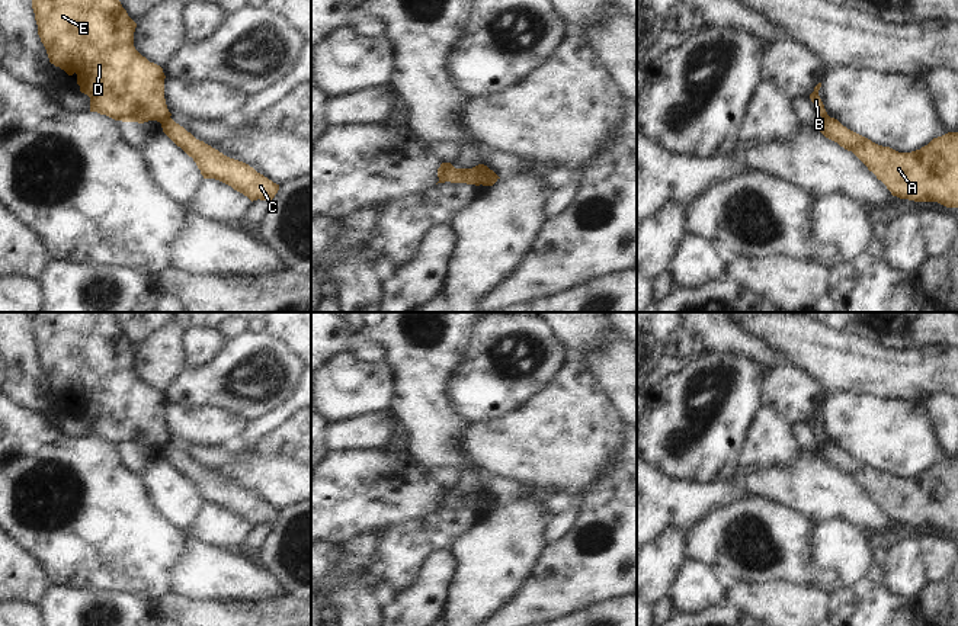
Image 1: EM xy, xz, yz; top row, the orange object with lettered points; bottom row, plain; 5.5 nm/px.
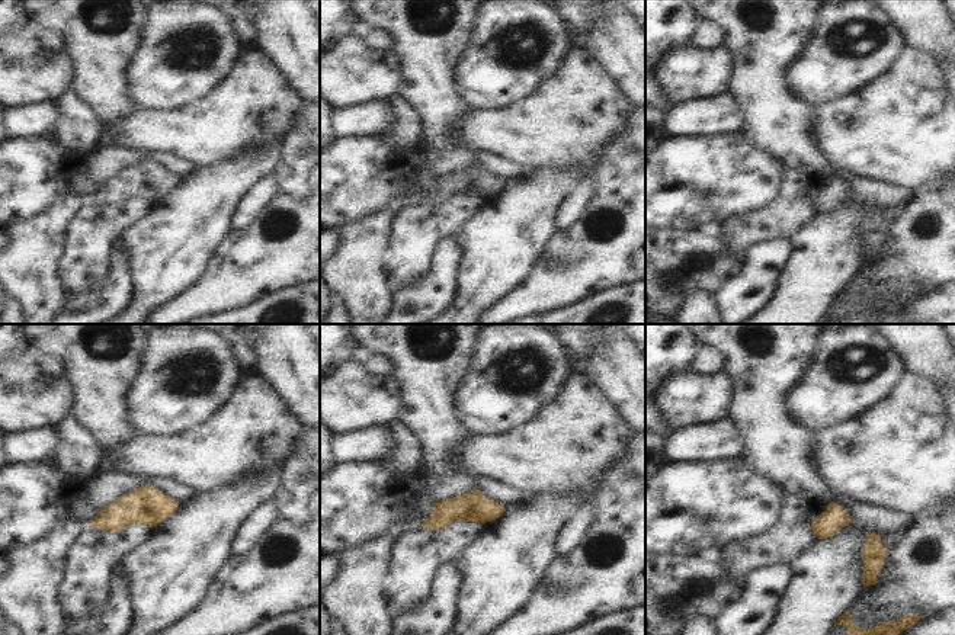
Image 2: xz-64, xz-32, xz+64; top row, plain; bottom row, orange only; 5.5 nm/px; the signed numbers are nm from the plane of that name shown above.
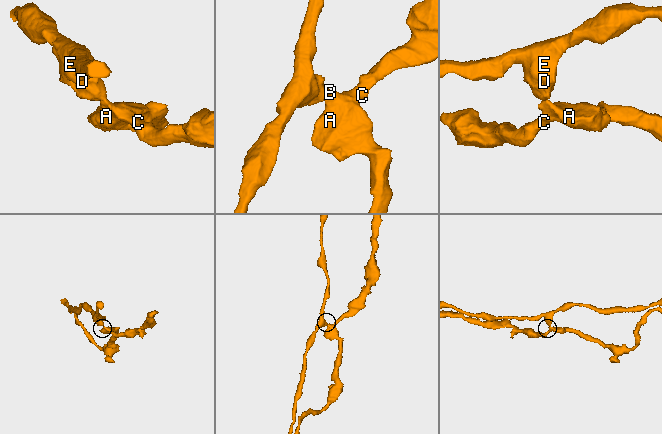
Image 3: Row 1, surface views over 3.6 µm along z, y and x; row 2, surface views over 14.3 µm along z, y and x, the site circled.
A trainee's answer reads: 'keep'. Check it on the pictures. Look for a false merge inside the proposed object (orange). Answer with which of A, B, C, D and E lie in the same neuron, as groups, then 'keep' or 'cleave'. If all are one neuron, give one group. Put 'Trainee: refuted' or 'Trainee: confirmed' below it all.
groups A C / B D E; cleave
Trainee: refuted

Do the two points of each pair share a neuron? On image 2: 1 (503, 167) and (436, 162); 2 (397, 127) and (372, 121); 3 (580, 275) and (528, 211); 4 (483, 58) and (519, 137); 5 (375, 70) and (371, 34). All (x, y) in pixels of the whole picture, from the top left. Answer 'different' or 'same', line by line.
1: same
2: different
3: different
4: different
5: different

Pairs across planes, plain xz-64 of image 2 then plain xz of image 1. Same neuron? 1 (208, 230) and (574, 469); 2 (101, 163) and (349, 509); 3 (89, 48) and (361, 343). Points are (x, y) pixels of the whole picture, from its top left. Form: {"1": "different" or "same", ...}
{"1": "different", "2": "different", "3": "different"}

